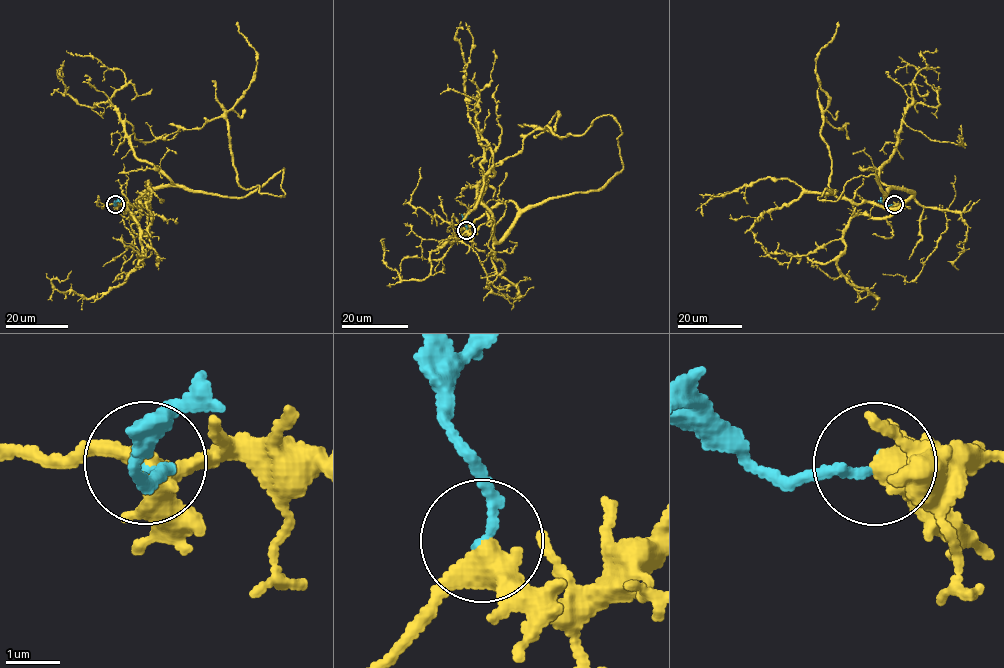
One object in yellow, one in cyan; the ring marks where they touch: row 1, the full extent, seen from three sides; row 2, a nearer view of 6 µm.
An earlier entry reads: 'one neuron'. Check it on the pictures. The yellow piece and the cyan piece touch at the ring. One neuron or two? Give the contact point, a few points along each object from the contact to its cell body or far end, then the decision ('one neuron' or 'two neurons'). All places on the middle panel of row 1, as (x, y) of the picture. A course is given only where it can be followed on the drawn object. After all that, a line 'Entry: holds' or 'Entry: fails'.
at (466, 230); yellow runs (466, 230), (489, 221), (499, 242), (623, 168), (609, 115), (562, 137), (541, 128), (557, 111), (534, 137); cyan runs (466, 230), (464, 220), (468, 216); one neuron
Entry: holds

